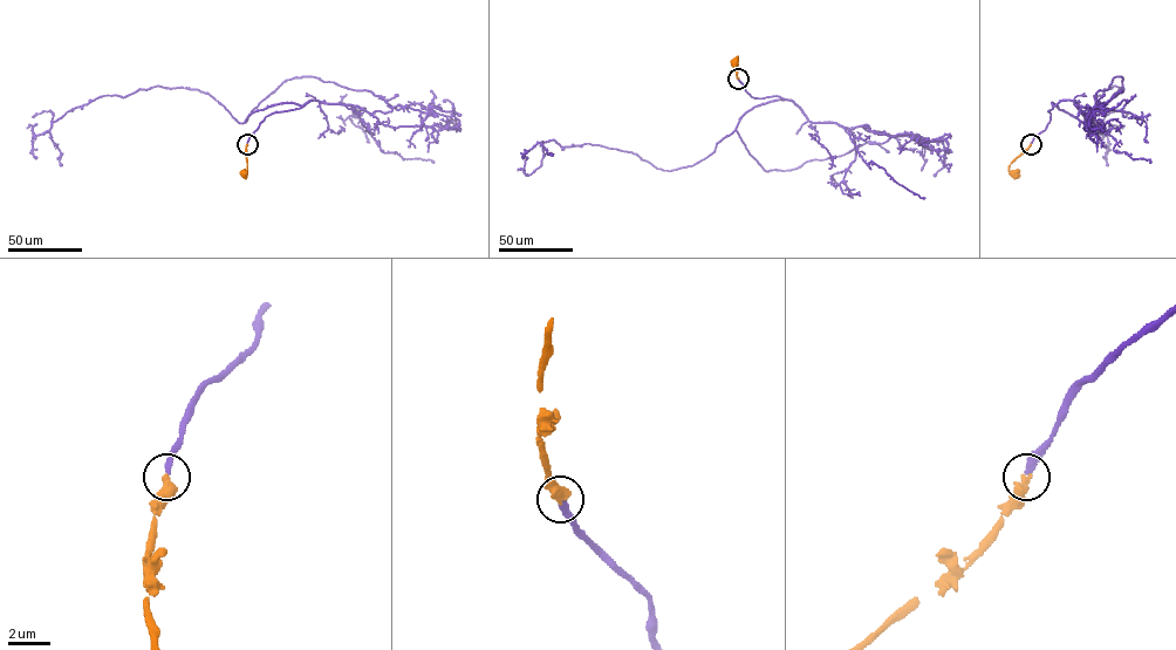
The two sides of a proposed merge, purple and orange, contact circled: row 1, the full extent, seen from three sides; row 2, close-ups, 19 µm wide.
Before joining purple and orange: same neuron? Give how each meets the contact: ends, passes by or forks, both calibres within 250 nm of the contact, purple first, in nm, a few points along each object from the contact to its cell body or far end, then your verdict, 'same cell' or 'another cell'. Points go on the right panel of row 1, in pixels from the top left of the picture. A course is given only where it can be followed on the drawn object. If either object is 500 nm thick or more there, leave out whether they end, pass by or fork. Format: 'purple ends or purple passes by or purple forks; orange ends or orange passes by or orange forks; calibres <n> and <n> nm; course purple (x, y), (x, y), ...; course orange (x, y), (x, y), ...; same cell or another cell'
purple ends; orange ends; calibres 300 and 460 nm; course purple (1031, 144), (1052, 102), (1082, 122), (1123, 91), (1121, 76), (1086, 115), (1115, 128); course orange (1031, 144), (1010, 165), (1009, 170), (1013, 173); same cell

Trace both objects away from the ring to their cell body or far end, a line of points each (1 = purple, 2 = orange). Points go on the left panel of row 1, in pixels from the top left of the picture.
1: (247, 144), (266, 116), (301, 107), (245, 122), (302, 76), (460, 128)
2: (247, 144), (247, 170), (244, 173)

